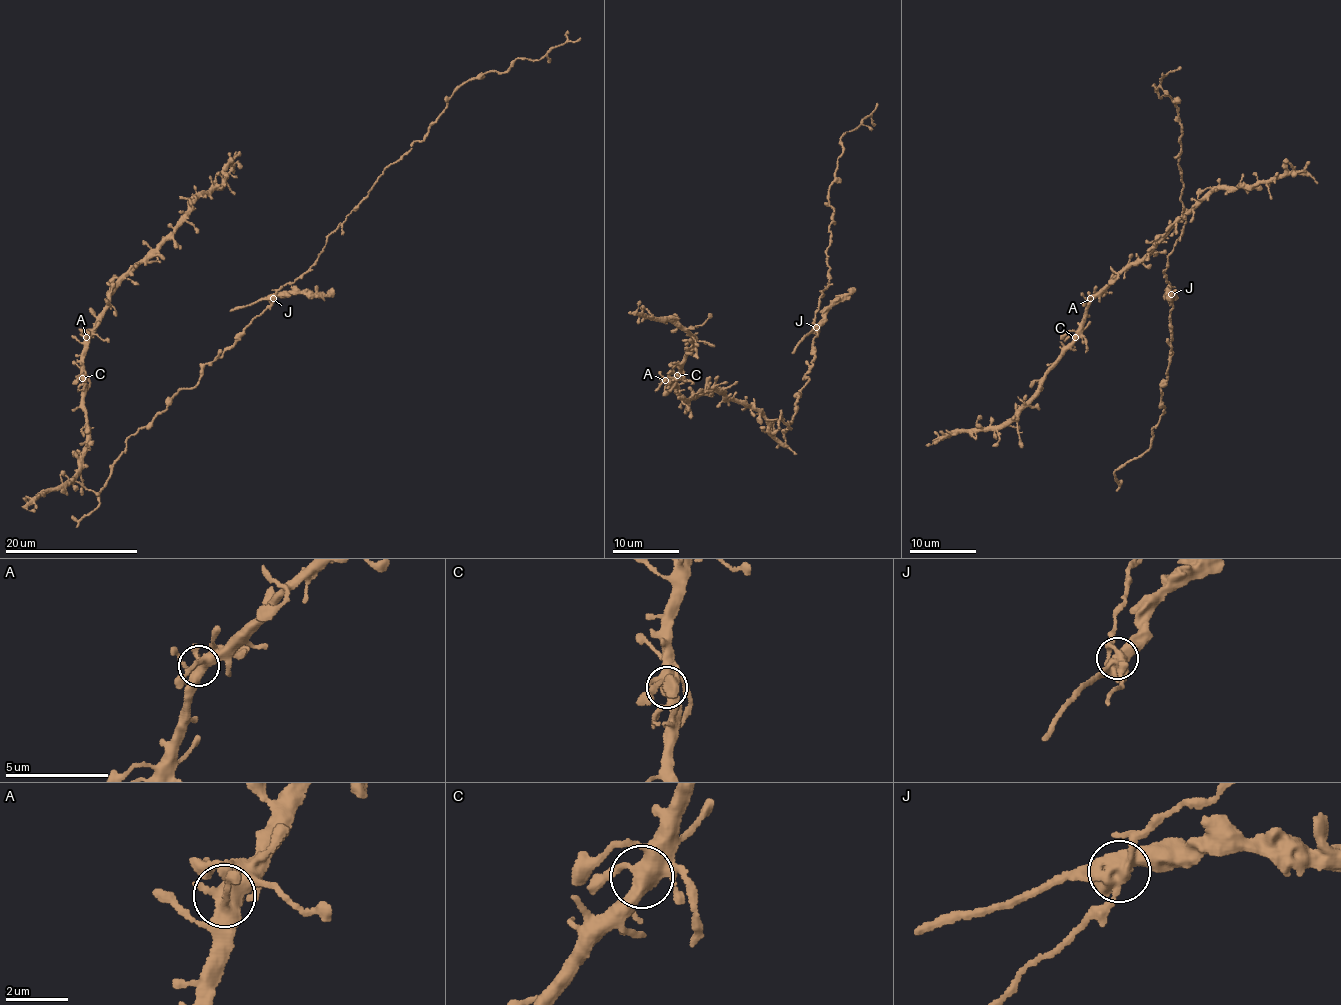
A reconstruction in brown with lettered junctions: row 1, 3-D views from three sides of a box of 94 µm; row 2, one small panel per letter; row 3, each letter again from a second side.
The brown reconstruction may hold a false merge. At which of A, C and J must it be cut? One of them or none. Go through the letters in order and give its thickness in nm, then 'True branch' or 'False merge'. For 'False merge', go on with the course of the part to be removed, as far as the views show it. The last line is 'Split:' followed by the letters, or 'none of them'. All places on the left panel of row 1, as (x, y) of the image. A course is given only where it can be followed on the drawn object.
A: Thickness 480 nm. True branch
C: Thickness 440 nm. True branch
J: Thickness 500 nm. False merge. Course of the part to remove: (273, 298), (334, 290)
Split: J

